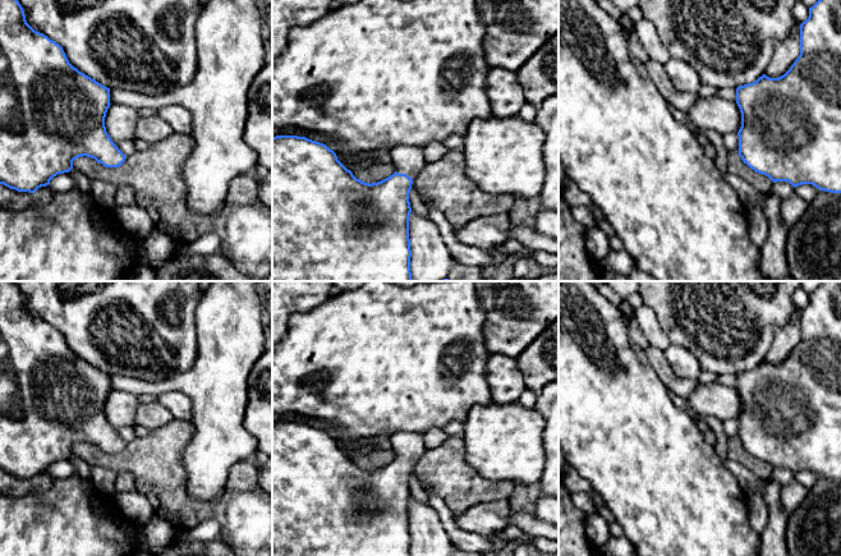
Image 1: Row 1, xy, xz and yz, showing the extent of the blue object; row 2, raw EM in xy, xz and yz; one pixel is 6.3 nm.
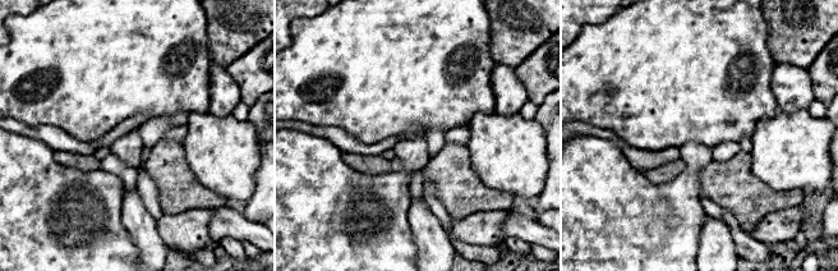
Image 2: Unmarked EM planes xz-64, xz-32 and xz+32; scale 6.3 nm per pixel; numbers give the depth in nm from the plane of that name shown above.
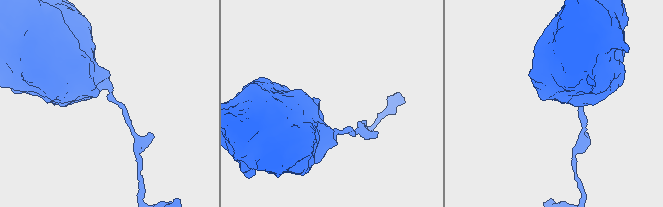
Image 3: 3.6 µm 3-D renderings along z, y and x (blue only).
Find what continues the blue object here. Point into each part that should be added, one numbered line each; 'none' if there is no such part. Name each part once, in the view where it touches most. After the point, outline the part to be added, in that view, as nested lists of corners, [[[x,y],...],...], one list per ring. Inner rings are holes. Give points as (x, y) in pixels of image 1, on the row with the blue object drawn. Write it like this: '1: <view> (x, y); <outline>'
1: xz (408, 159); [[[412,144],[396,146],[392,153],[395,171],[406,174],[412,179],[426,166],[423,147]]]

